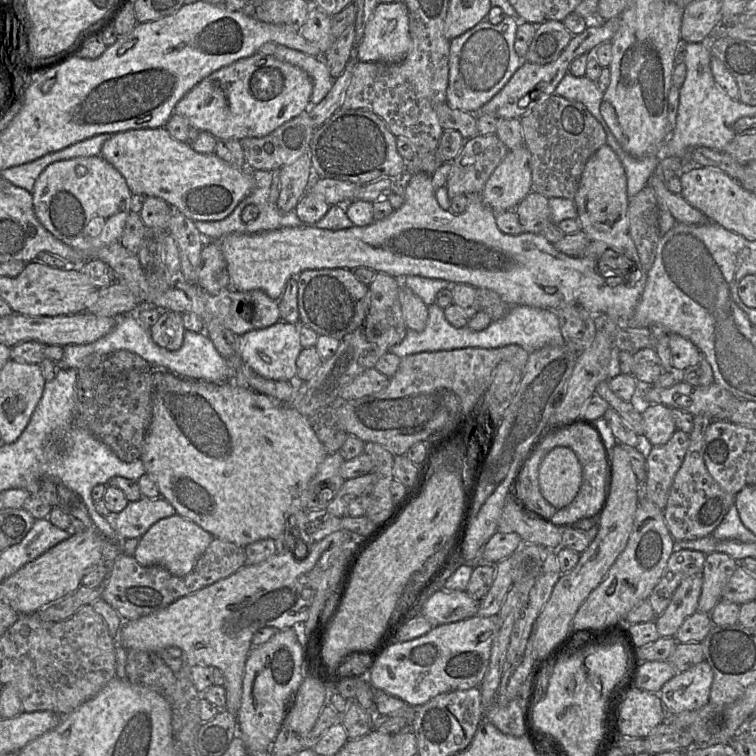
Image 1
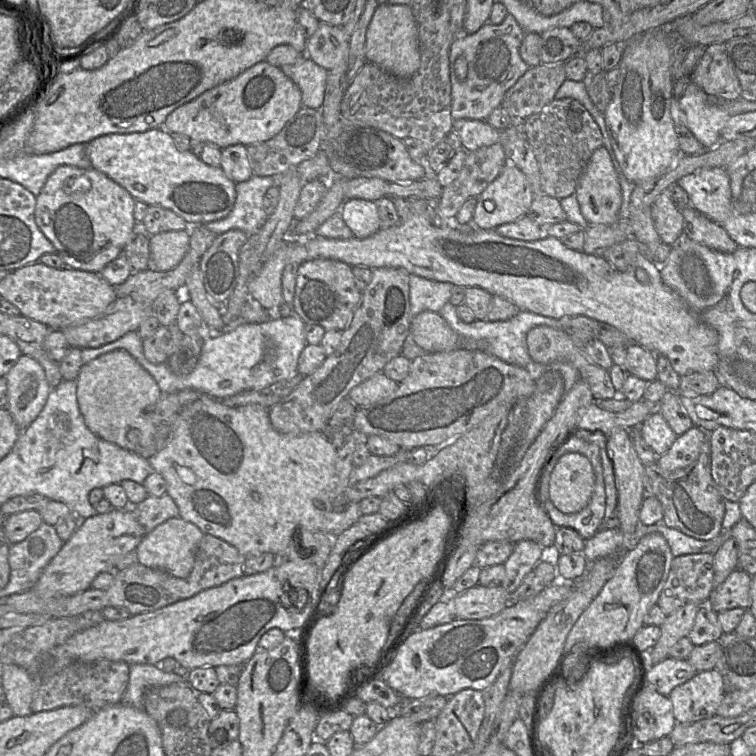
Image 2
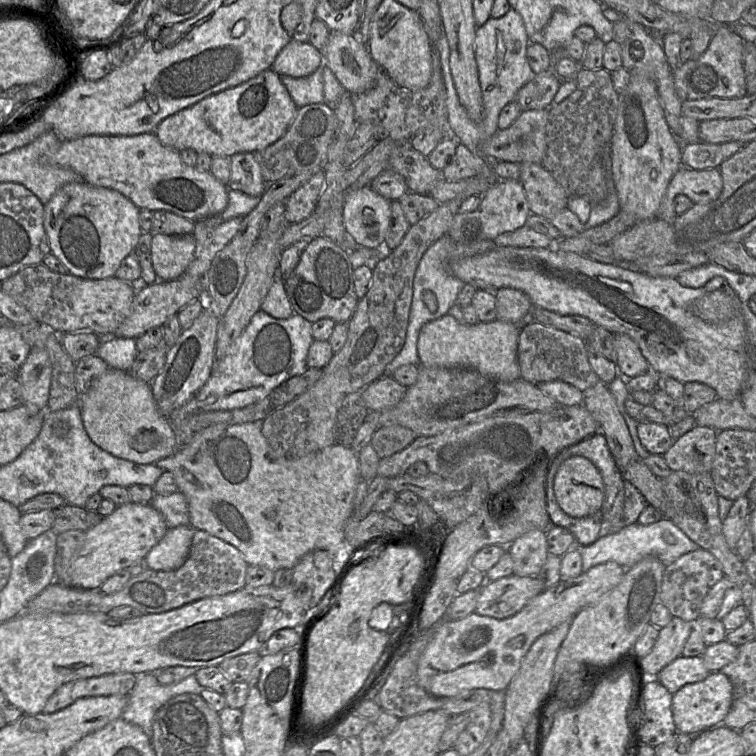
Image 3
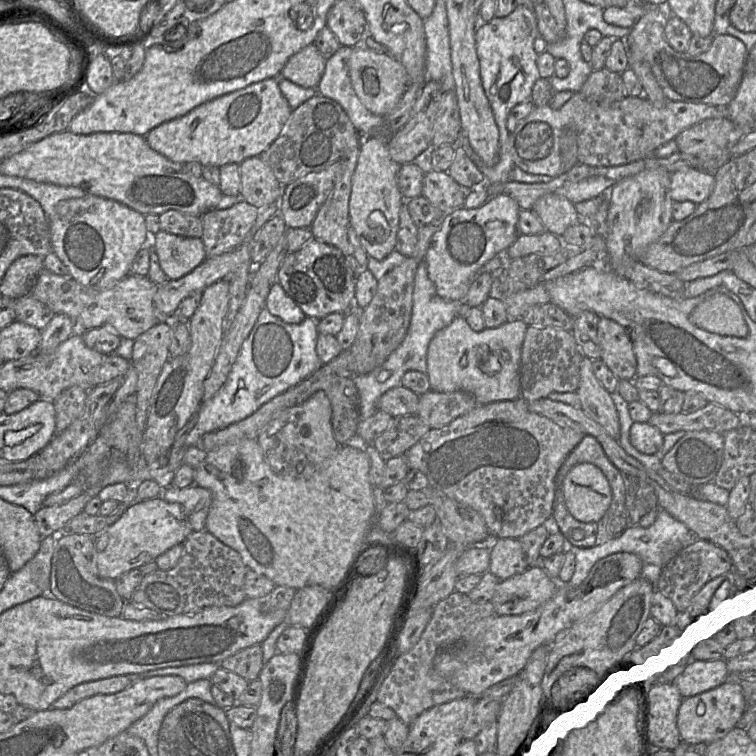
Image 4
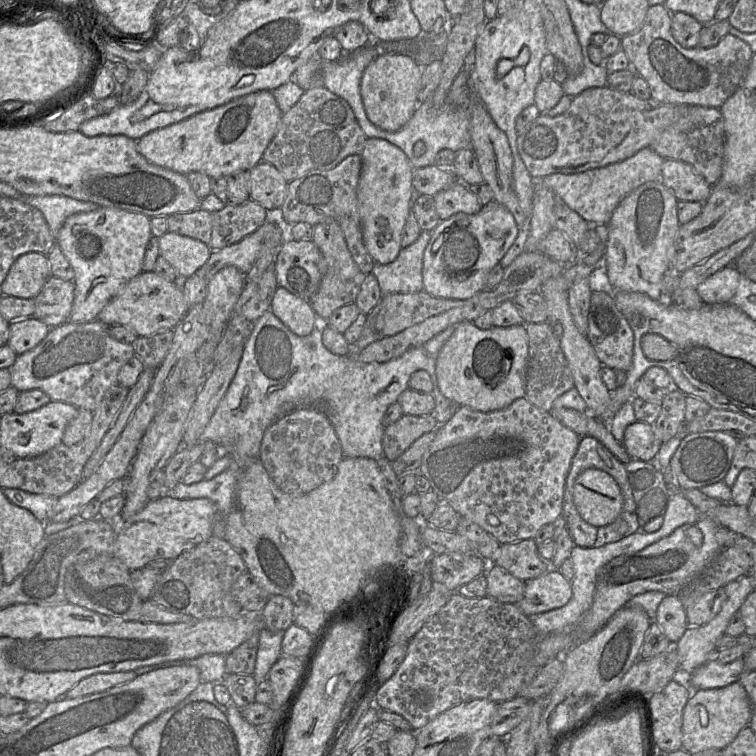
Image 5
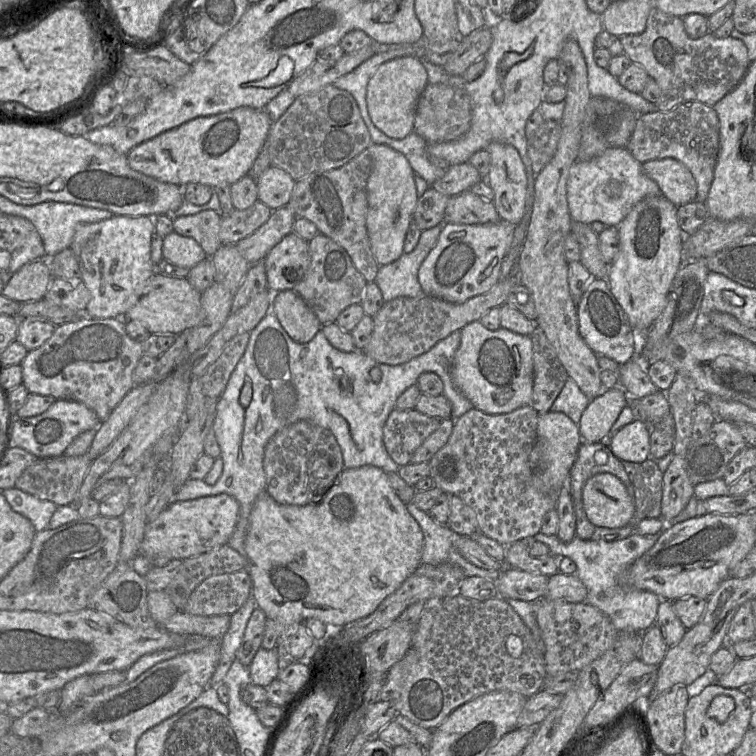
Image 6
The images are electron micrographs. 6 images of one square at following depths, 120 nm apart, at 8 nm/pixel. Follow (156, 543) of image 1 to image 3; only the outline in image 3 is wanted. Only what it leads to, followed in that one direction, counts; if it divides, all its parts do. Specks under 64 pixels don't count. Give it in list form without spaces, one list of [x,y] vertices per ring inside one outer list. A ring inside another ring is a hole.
[[[190,525],[168,528],[163,538],[145,556],[148,568],[172,571],[181,567],[188,558],[194,532]]]

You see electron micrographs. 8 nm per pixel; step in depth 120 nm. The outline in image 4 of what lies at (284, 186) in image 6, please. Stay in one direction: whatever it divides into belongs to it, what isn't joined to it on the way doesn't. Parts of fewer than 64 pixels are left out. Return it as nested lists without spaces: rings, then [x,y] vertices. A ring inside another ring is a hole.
[[[259,156],[244,160],[240,167],[240,198],[257,207],[266,207],[279,202],[283,194],[283,186],[275,177],[272,169]]]

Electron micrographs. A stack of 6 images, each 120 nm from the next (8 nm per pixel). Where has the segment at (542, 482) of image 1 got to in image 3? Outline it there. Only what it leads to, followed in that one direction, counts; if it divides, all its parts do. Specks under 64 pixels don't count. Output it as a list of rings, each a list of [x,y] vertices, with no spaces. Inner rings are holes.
[[[572,456],[559,466],[553,489],[559,507],[570,517],[586,517],[602,508],[603,478],[595,465],[583,456]]]

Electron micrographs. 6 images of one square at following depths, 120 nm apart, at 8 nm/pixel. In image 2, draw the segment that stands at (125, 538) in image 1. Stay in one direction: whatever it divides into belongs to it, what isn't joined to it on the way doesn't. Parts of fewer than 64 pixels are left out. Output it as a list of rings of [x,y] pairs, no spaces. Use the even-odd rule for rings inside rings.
[[[165,494],[161,497],[148,495],[137,505],[128,507],[146,534],[170,518],[179,517],[179,509],[174,500]]]

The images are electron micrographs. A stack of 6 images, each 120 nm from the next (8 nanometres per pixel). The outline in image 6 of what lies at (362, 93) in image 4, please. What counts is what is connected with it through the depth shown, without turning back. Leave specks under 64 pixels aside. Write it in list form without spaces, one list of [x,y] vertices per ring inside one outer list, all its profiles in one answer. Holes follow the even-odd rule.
[[[404,56],[381,64],[367,85],[367,109],[372,123],[390,138],[408,136],[414,130],[417,103],[427,84],[427,71],[417,57]]]

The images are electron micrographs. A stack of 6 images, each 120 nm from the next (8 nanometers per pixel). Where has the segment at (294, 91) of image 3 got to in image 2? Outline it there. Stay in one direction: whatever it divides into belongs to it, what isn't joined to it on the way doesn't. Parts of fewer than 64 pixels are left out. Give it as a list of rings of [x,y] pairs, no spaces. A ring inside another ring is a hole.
[[[305,55],[295,64],[282,66],[281,70],[301,90],[303,107],[317,109],[323,106],[328,77],[326,69]]]

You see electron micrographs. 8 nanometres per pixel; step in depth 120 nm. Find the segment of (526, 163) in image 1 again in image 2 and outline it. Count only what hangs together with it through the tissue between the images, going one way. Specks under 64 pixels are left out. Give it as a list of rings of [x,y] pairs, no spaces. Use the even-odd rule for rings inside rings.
[[[507,163],[500,175],[477,198],[472,223],[481,229],[496,229],[526,216],[534,198],[526,175]]]

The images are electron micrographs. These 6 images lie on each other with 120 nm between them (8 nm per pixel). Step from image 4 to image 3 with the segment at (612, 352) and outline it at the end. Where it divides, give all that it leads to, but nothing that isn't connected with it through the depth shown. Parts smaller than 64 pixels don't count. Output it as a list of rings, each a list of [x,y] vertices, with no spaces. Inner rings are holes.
[[[614,334],[614,349],[617,354],[616,366],[625,379],[648,373],[649,364],[637,343],[626,334]]]

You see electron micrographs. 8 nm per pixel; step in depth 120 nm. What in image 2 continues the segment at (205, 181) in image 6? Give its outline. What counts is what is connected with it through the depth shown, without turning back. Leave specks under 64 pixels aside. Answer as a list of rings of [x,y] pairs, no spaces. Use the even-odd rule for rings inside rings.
[[[264,60],[176,108],[167,116],[163,129],[220,149],[237,144],[247,147],[273,138],[301,107],[302,93],[299,87],[281,68]]]

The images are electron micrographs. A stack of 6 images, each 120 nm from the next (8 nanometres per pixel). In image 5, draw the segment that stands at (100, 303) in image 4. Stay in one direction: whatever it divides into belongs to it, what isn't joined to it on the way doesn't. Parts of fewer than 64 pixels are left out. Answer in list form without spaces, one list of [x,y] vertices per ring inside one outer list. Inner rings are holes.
[[[154,271],[141,272],[100,311],[97,320],[108,326],[124,325],[133,329],[138,337],[174,329],[190,310],[183,290]]]

